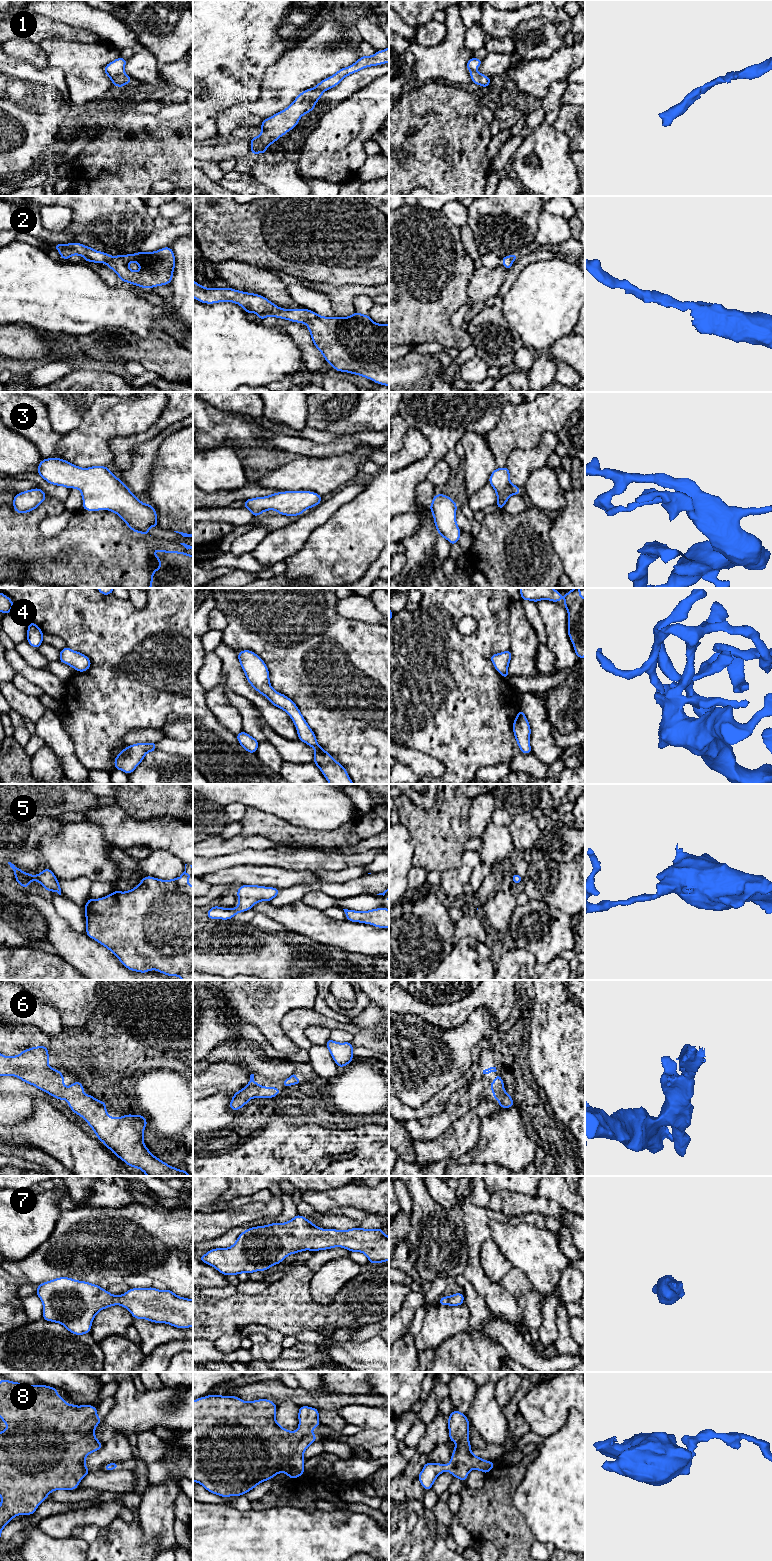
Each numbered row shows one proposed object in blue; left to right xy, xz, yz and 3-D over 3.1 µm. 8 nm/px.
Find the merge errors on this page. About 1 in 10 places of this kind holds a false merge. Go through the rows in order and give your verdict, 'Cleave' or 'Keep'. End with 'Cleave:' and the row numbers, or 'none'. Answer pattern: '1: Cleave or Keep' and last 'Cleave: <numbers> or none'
1: Keep
2: Keep
3: Keep
4: Keep
5: Keep
6: Keep
7: Keep
8: Keep
Cleave: none

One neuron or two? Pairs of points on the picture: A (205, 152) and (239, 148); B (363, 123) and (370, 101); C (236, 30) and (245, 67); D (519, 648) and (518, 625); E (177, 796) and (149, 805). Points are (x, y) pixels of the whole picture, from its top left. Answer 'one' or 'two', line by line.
A: one
B: one
C: one
D: one
E: one

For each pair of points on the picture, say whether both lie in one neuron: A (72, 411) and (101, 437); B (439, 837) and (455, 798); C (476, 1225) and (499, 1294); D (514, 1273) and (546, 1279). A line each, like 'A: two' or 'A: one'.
A: two
B: one
C: one
D: two

